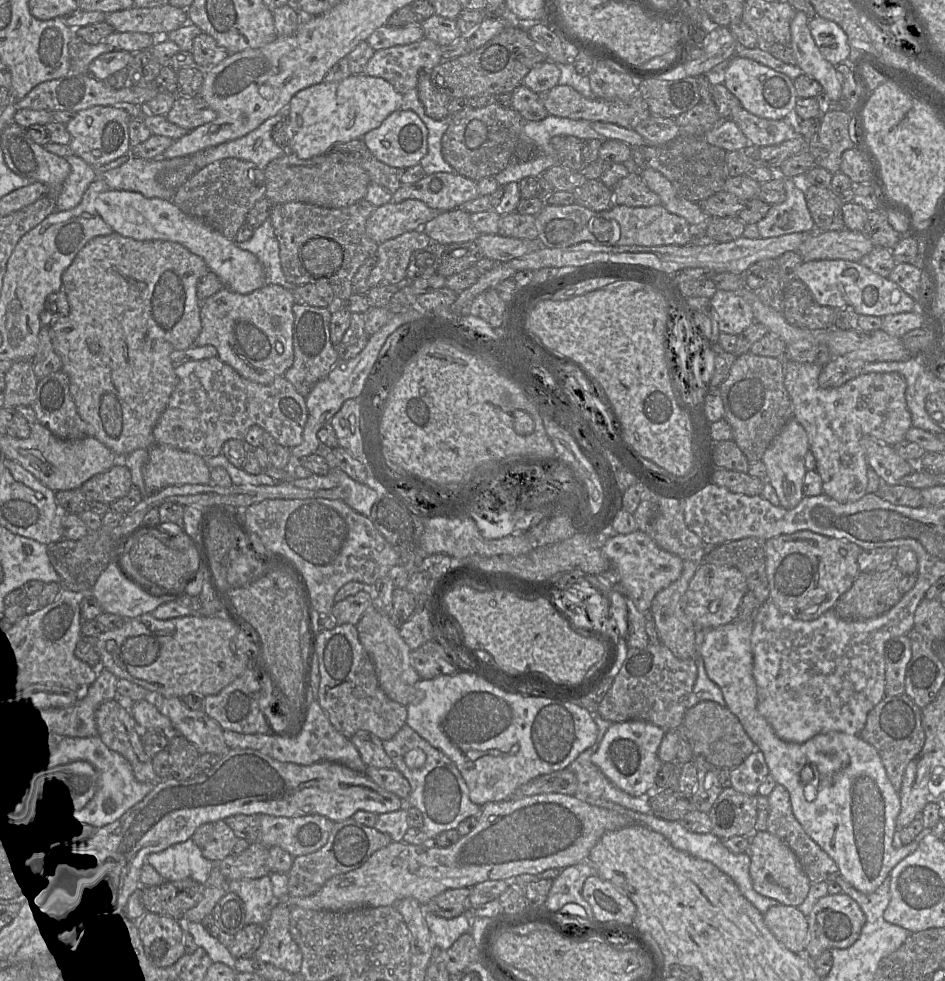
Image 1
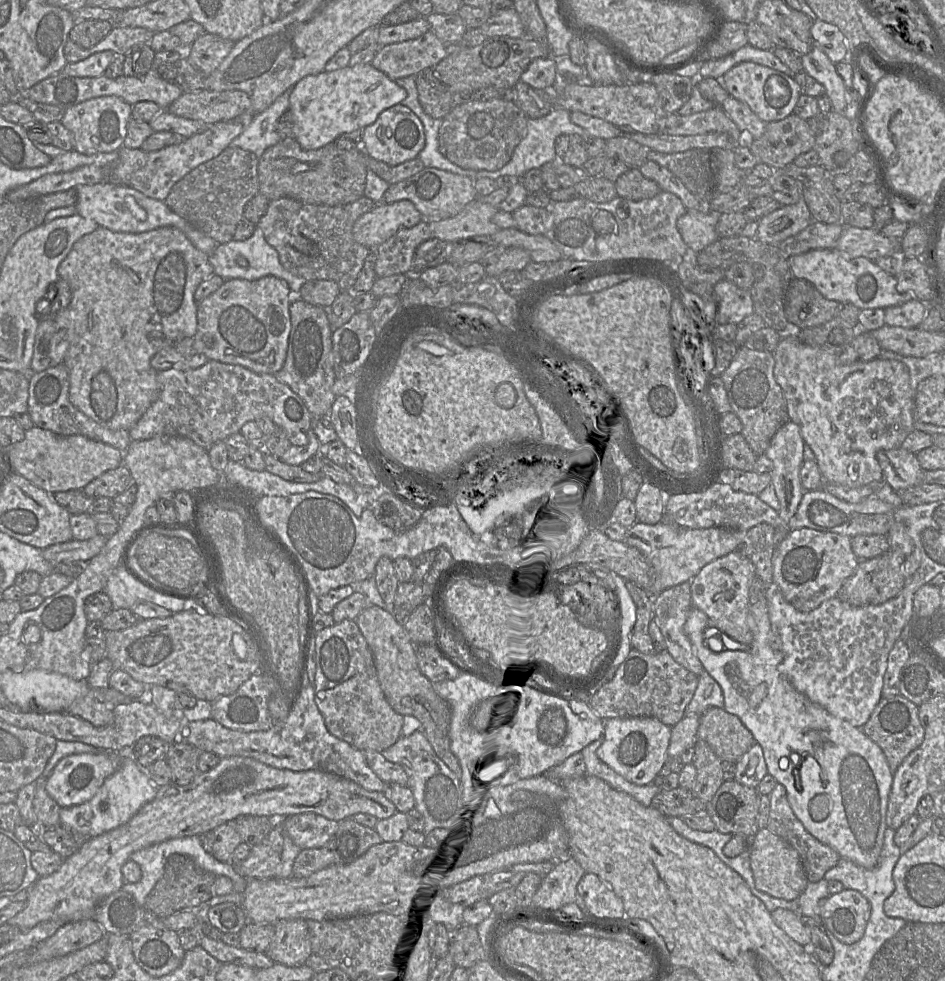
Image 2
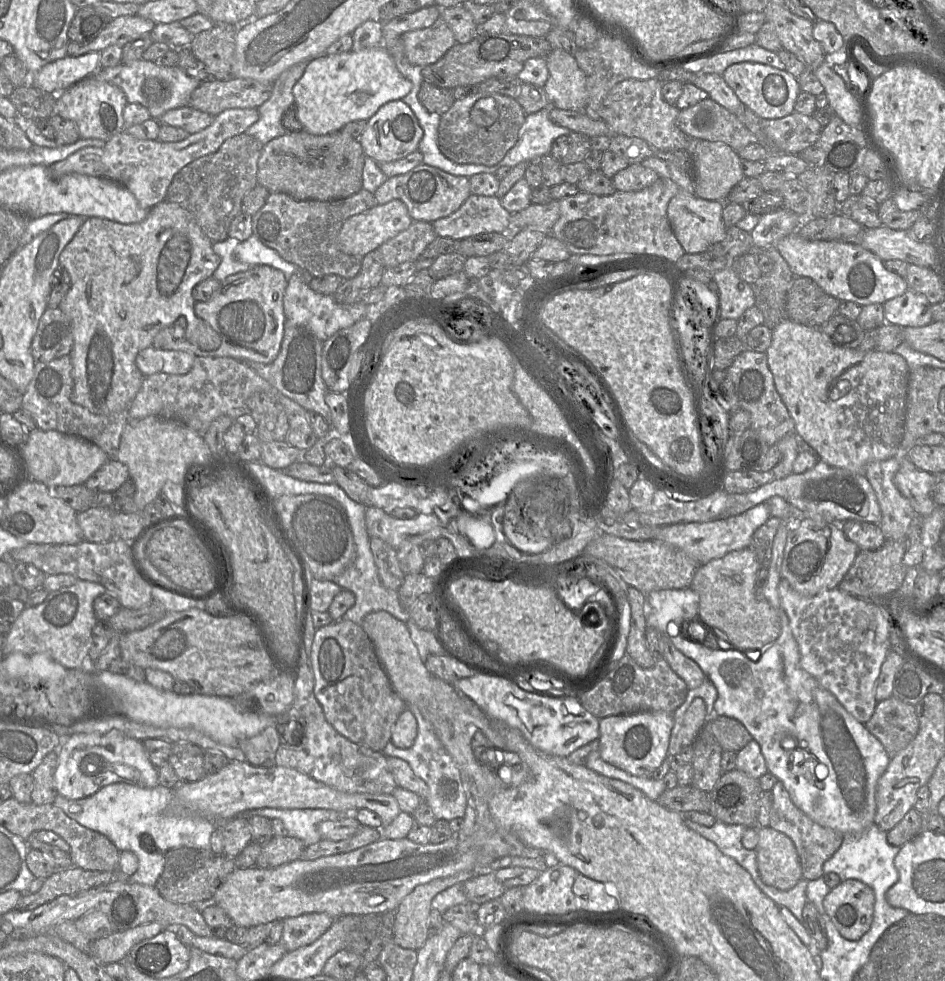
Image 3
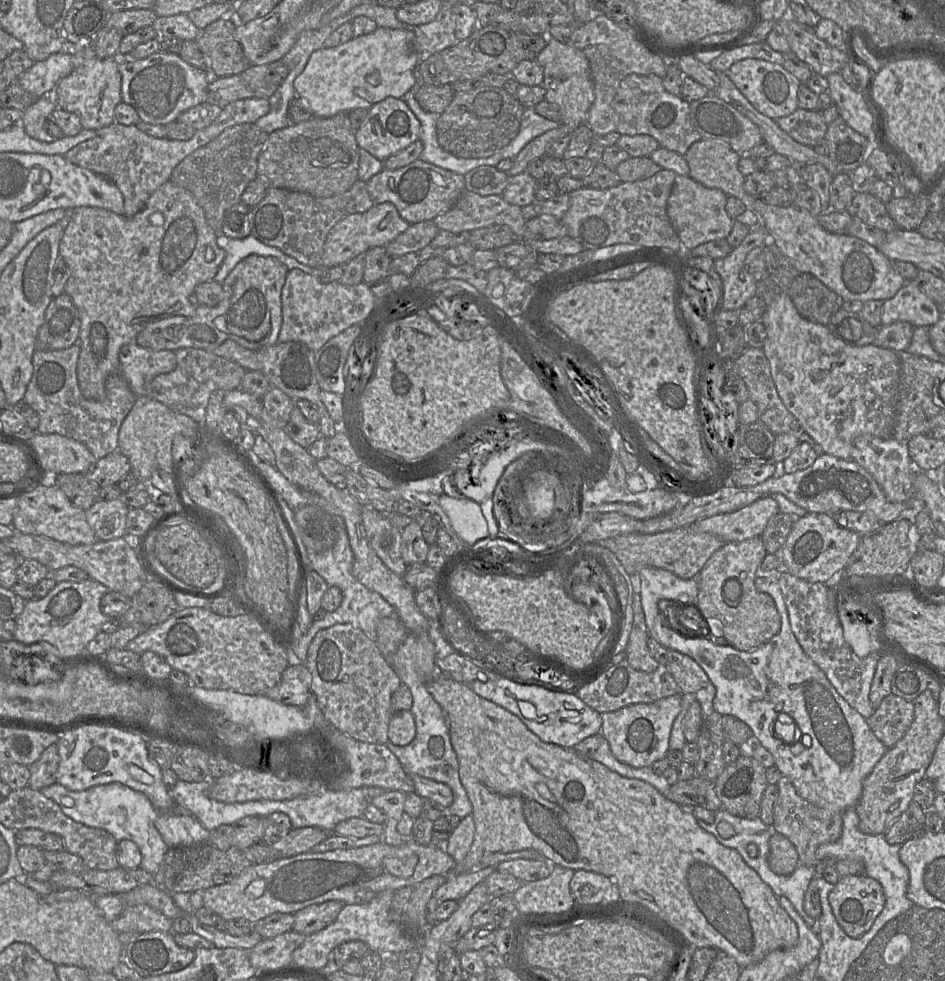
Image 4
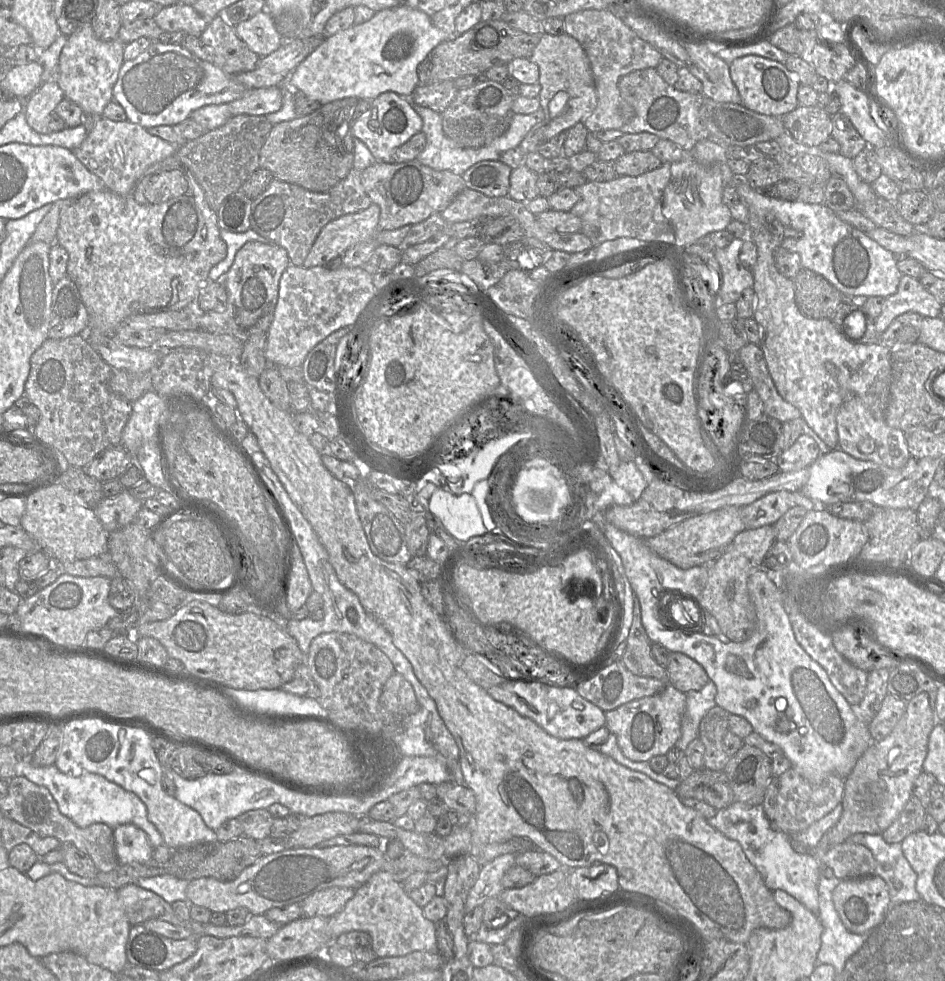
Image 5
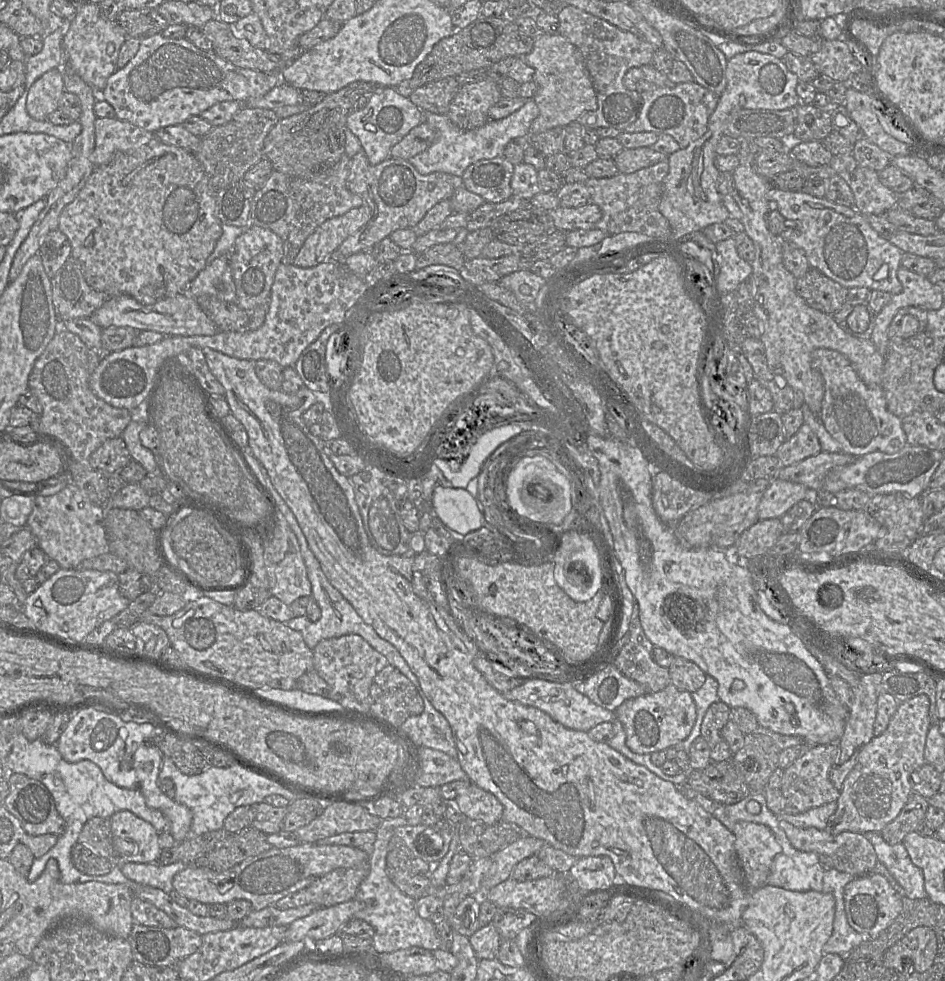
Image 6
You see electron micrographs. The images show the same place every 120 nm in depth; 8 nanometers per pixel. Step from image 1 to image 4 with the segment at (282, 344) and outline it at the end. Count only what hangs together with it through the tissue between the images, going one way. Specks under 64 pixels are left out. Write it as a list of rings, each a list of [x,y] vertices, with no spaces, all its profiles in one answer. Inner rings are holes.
[[[251,254],[222,282],[223,299],[216,306],[197,305],[192,317],[174,316],[149,323],[137,335],[135,343],[151,351],[197,348],[211,353],[227,339],[250,350],[274,345],[278,343],[282,324],[281,292],[288,271],[273,256]]]

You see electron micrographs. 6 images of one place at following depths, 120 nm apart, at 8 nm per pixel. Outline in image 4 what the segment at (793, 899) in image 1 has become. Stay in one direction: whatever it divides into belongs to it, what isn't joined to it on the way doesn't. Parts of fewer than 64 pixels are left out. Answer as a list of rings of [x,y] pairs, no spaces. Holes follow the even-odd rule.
[[[775,833],[770,838],[768,863],[770,869],[777,875],[790,875],[800,865],[799,854],[794,844],[781,833]]]

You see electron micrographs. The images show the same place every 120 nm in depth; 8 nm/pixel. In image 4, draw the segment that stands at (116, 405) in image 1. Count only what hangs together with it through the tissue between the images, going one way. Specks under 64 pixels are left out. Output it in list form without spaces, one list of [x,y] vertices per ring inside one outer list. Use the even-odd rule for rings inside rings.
[[[167,181],[159,187],[148,199],[145,206],[133,216],[118,215],[114,212],[97,207],[79,207],[68,212],[67,226],[59,245],[59,255],[64,259],[68,267],[68,280],[64,292],[70,296],[78,310],[81,321],[78,342],[80,354],[77,365],[78,385],[82,395],[88,400],[103,401],[106,397],[106,379],[116,373],[120,373],[119,352],[124,345],[135,343],[137,335],[149,323],[174,316],[192,317],[196,311],[194,291],[197,285],[214,280],[222,265],[226,252],[217,245],[218,233],[208,224],[204,210],[199,206],[190,192]]]

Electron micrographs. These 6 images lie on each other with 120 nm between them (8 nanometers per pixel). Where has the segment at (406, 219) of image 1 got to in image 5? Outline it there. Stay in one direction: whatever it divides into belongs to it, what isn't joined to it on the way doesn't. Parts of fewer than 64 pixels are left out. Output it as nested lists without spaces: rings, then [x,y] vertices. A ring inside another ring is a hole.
[[[372,203],[364,210],[346,214],[328,222],[319,232],[302,266],[306,268],[325,266],[332,259],[342,256],[350,247],[366,240],[376,240],[379,245],[402,248],[403,240],[412,225],[405,225],[394,230],[379,230],[379,216],[379,206]]]

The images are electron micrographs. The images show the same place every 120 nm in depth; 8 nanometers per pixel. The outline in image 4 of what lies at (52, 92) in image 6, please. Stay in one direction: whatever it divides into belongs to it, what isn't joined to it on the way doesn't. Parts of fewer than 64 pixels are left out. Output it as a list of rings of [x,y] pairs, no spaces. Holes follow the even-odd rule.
[[[53,94],[41,96],[22,114],[21,125],[25,132],[33,139],[50,143],[56,139],[44,130],[45,120],[57,108]]]

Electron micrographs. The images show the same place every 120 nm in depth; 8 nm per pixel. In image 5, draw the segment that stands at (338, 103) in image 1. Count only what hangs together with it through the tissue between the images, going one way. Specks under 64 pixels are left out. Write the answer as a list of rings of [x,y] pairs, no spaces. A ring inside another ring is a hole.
[[[401,3],[396,7],[375,12],[367,22],[354,24],[348,29],[325,37],[322,43],[291,72],[290,86],[294,91],[300,91],[322,105],[346,97],[372,101],[389,91],[402,97],[411,97],[419,85],[418,65],[438,44],[446,40],[447,35],[433,25],[429,15]]]

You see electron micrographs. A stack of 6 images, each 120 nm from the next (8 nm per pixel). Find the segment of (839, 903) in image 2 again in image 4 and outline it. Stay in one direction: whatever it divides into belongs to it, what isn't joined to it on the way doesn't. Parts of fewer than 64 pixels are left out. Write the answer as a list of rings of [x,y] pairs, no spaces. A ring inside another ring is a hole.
[[[867,875],[840,877],[828,899],[836,921],[851,938],[863,936],[885,906],[881,884]]]

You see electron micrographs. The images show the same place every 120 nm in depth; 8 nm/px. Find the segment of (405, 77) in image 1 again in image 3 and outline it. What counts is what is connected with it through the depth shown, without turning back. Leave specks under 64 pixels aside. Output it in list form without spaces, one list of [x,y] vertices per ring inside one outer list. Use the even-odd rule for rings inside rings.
[[[442,17],[428,28],[400,35],[406,60],[424,67],[437,62],[455,43],[454,34]]]

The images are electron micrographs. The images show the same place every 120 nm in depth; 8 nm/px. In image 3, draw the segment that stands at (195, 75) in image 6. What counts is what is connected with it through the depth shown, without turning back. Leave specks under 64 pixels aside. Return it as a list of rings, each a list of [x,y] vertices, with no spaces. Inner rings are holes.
[[[146,60],[100,68],[92,76],[117,85],[124,92],[128,103],[138,103],[146,107],[151,118],[155,120],[159,120],[171,109],[188,106],[192,92],[201,84],[199,80],[185,74],[178,66],[166,67]]]

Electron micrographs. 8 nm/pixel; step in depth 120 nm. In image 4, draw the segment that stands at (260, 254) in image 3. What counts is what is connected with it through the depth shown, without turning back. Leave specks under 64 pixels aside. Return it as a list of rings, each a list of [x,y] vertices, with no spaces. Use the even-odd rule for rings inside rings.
[[[218,233],[217,245],[226,252],[225,259],[214,277],[214,280],[221,284],[235,266],[251,254],[273,256],[285,264],[288,270],[297,268],[307,274],[316,277],[318,275],[319,268],[300,263],[295,258],[283,253],[280,249],[264,244],[252,234],[243,239],[234,239],[223,233]]]

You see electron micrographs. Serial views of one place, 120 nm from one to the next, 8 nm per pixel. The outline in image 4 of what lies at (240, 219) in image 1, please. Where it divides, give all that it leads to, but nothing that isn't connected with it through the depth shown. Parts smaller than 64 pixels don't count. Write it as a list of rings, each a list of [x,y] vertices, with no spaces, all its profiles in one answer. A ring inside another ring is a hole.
[[[255,123],[229,127],[207,145],[188,155],[173,169],[170,181],[192,194],[204,210],[208,224],[217,233],[221,233],[225,211],[241,201],[247,185],[258,176],[258,157],[268,135]]]

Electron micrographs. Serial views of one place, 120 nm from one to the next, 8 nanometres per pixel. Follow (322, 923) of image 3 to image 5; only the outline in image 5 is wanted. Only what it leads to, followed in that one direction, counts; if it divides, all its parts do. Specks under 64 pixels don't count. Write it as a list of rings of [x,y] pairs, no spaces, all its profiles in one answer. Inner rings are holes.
[[[331,887],[317,891],[300,902],[302,916],[330,918],[342,910],[353,897],[355,890],[347,887]]]

